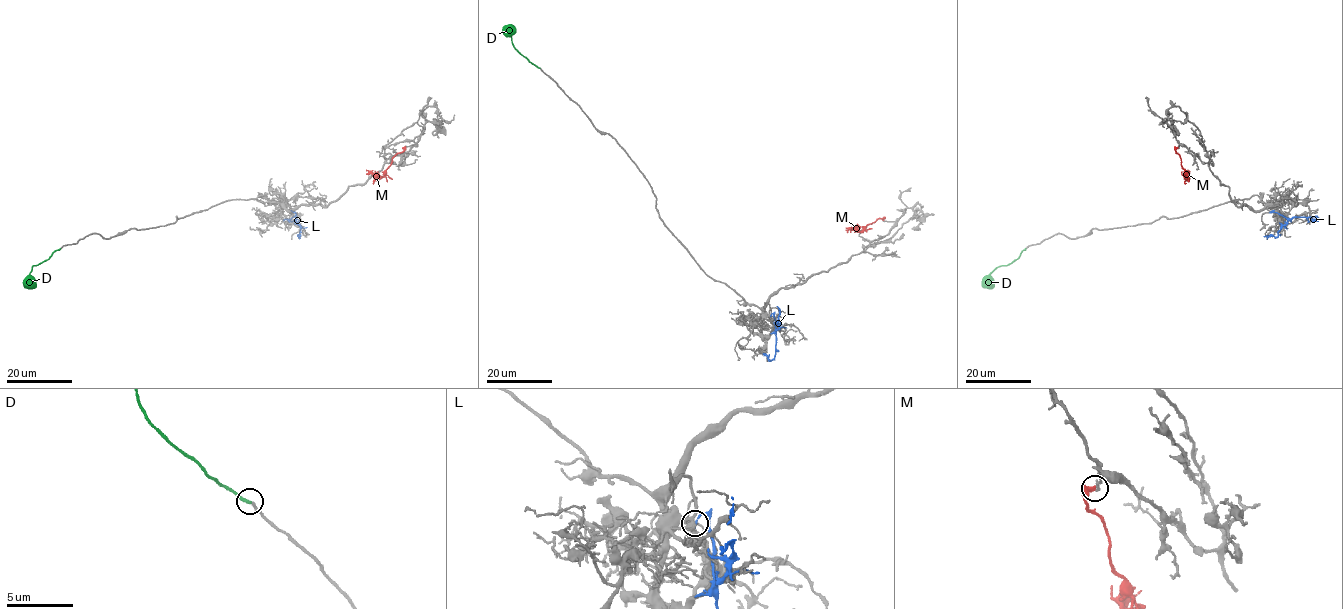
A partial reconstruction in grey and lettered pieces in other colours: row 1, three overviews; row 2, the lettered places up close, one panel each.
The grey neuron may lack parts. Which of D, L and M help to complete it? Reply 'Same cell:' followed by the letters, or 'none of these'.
Same cell: D

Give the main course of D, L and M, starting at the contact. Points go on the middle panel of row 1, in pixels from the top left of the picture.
D: (540, 68), (515, 48), (509, 28)
L: (770, 316), (773, 314), (775, 322), (775, 356), (770, 360), (763, 353)
M: (883, 220), (879, 218), (863, 230), (857, 227), (845, 230)

